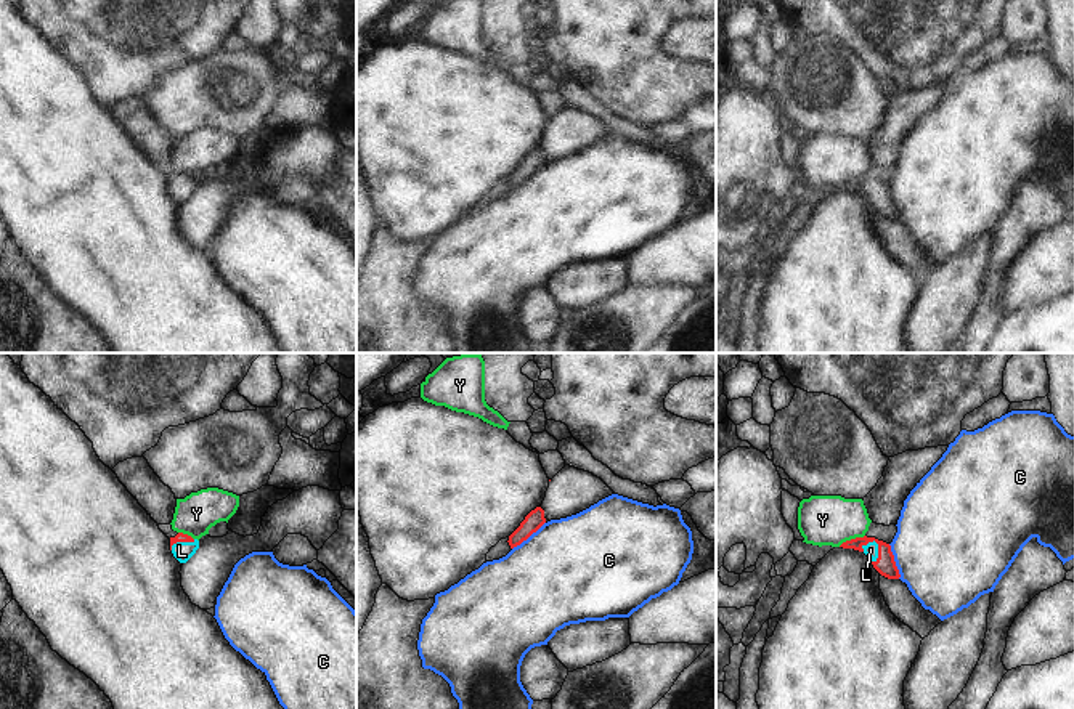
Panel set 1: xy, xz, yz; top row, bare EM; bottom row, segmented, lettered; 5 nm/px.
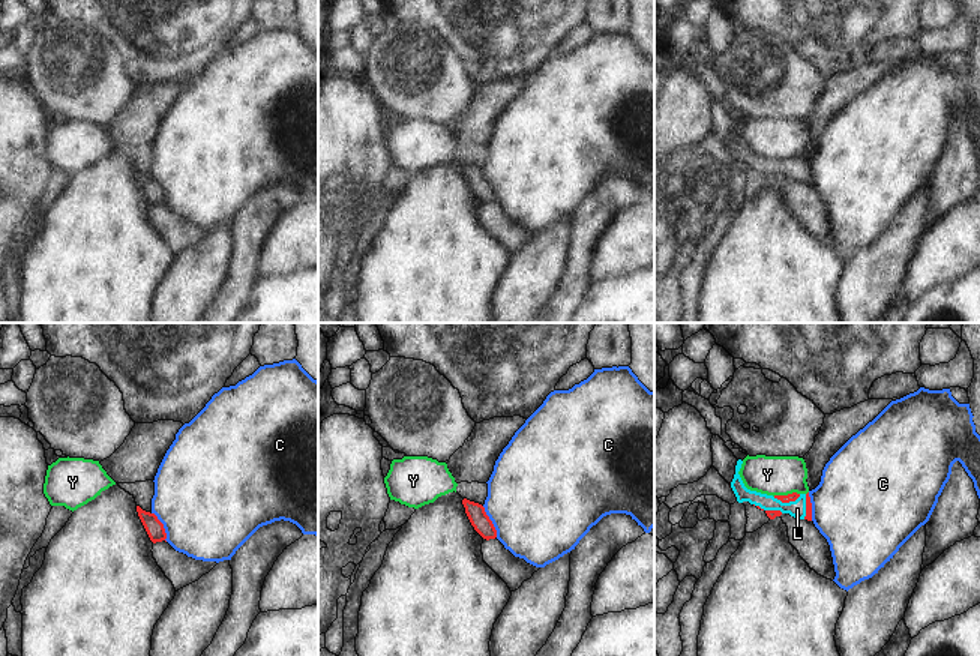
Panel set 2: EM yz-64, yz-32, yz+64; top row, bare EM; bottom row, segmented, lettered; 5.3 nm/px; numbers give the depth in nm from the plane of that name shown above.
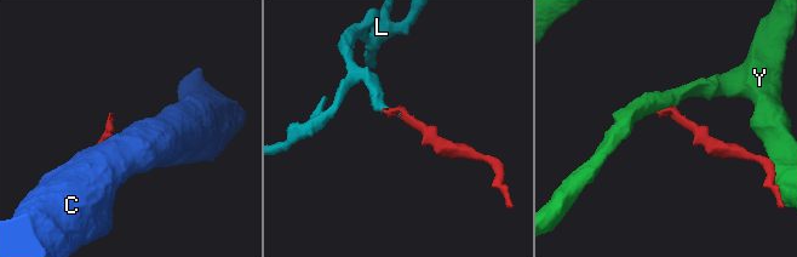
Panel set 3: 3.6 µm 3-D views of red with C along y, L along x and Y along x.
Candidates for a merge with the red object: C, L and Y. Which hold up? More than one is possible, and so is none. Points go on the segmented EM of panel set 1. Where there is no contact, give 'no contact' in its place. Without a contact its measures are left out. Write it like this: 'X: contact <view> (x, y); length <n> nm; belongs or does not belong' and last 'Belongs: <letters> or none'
C: contact yz (894, 562); length 190 nm; does not belong
L: contact yz (878, 550); length 120 nm; belongs
Y: contact yz (851, 539); length 150 nm; does not belong
Belongs: L

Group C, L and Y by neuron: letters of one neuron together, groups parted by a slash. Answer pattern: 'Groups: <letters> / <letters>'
Groups: C / L / Y.

